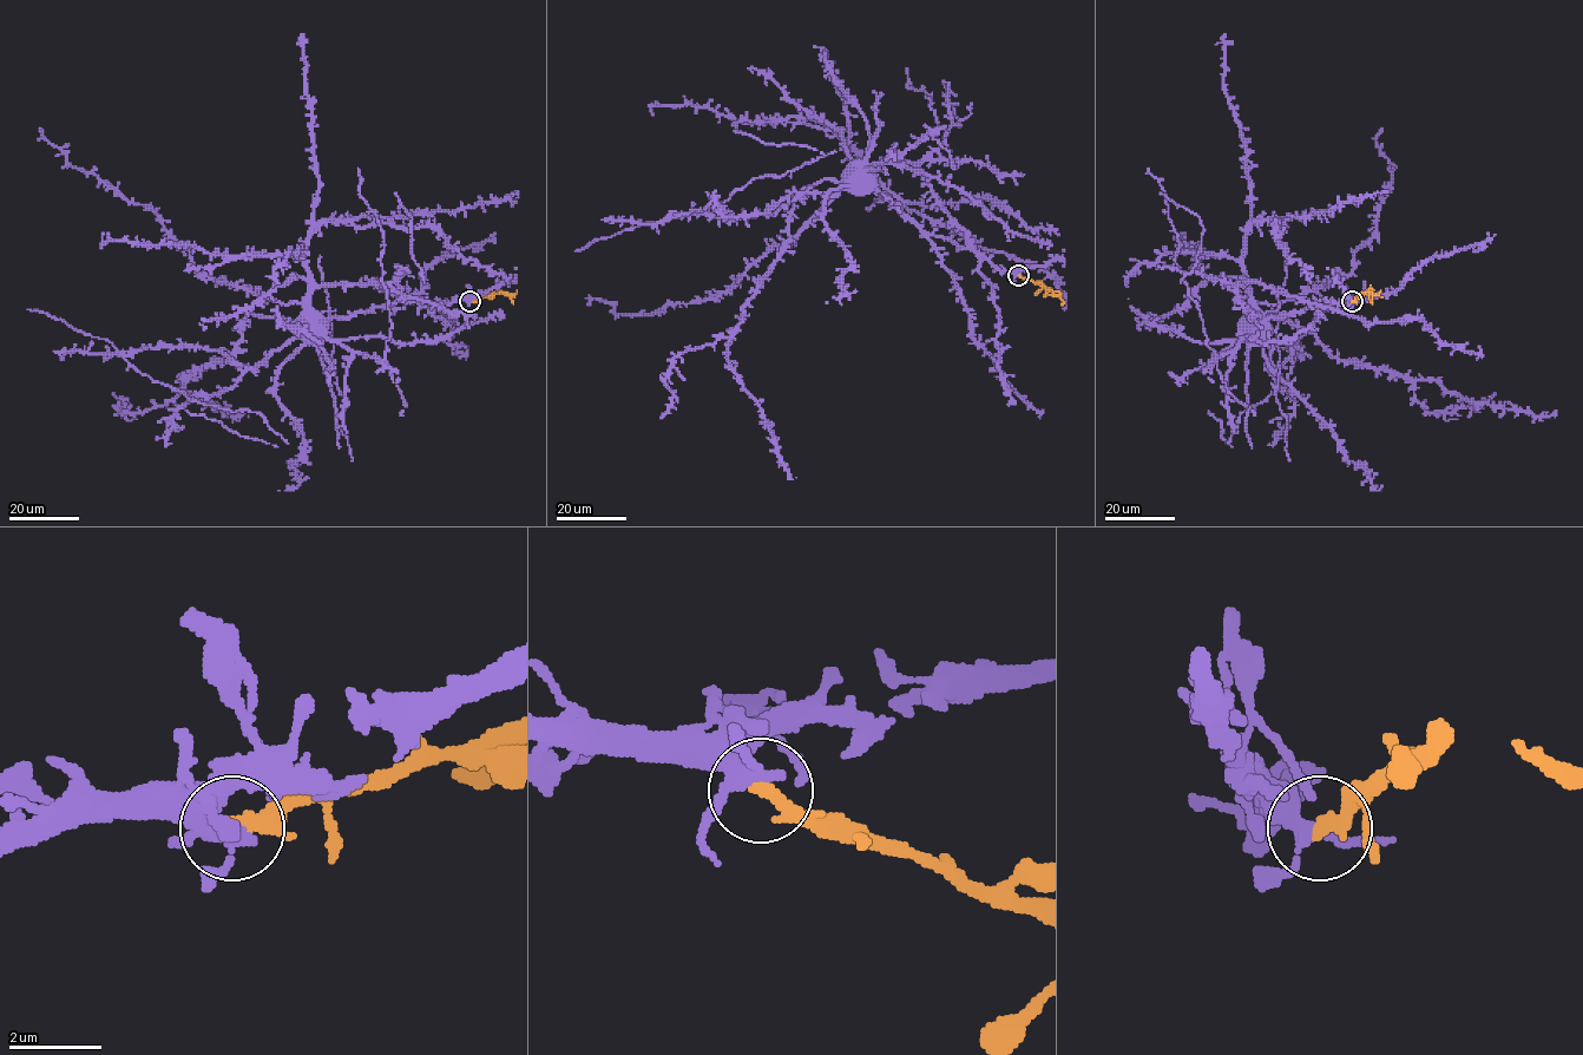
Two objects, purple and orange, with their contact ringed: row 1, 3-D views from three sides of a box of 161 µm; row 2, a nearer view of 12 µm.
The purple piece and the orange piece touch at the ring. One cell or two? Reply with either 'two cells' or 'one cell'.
one cell

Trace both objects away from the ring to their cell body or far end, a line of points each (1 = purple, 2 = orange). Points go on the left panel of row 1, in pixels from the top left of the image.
1: (470, 301), (399, 301), (308, 322)
2: (470, 301), (488, 294), (513, 294), (513, 297)

